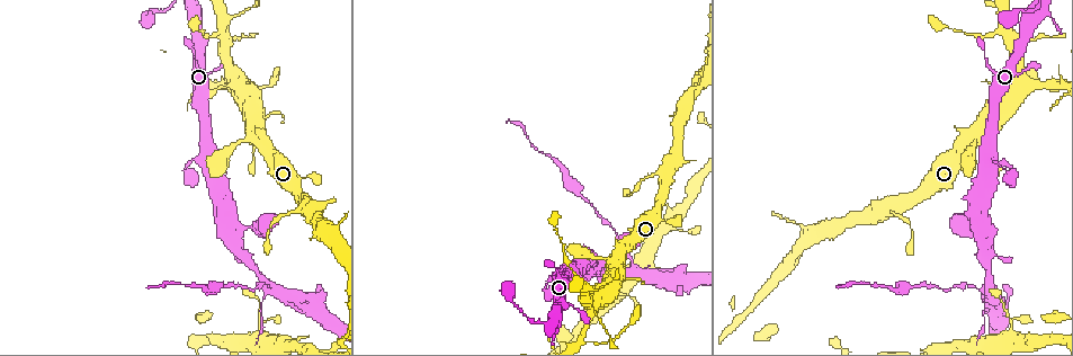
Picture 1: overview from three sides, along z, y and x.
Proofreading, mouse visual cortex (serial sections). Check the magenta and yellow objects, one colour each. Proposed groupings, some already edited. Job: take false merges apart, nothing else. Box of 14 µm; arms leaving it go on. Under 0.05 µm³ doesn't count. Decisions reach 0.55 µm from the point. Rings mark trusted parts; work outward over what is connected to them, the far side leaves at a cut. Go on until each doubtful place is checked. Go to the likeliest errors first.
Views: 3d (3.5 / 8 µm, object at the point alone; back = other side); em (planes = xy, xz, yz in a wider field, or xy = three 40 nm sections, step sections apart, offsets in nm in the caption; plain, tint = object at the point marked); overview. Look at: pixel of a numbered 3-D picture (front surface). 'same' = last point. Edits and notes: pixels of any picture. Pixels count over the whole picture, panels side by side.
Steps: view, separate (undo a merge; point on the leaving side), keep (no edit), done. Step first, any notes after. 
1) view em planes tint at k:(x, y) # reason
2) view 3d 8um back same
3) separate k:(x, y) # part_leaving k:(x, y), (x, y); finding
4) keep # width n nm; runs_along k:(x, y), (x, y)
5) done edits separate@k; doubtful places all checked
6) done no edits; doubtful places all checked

view 3d 3.5um at 1:(988, 291) # a narrow waist

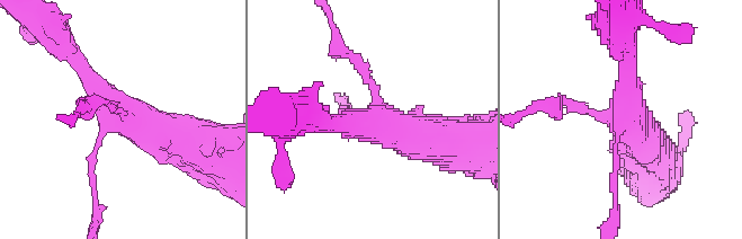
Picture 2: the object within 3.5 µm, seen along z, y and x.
view em xy step 5 plain at 2:(125, 116)

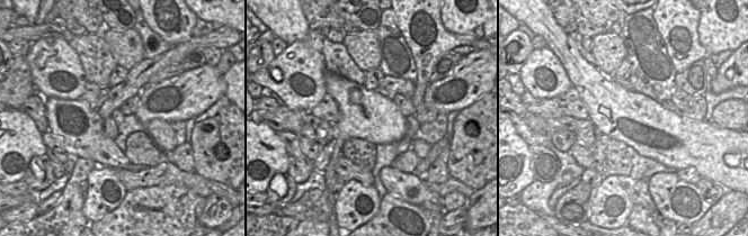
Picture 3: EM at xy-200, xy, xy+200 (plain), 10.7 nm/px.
view em xy step 5 tint same

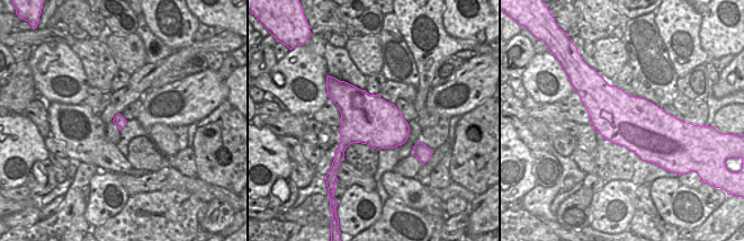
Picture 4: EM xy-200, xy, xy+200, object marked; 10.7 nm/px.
separate 2:(346, 52) # a second cell is stuck on

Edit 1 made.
view overview # redraw

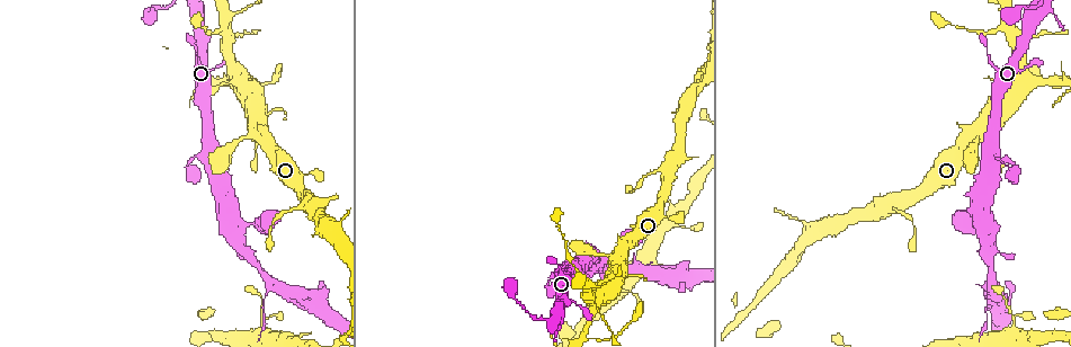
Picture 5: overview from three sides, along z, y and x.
view 3d 3.5um at 5:(1021, 66)

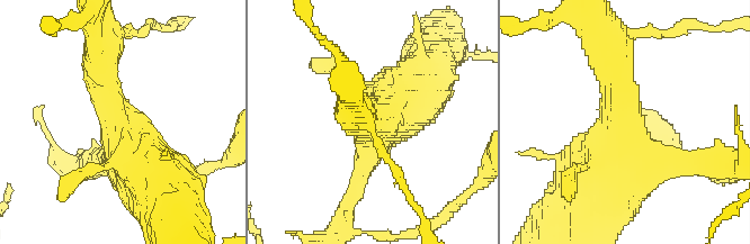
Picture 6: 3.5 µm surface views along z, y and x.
view em xy step 3 tint at 6:(121, 125)

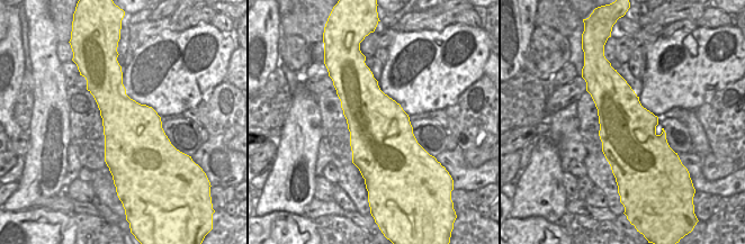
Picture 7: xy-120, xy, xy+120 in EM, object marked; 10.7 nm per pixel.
keep # runs_along 6:(169, 200), (124, 138), (100, 79); one cell here

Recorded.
view 3d 3.5um at 5:(211, 34)

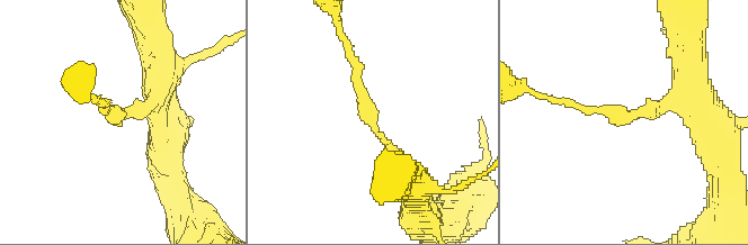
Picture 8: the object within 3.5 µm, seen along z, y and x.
view em xy step 5 tint at 8:(377, 131) # arm_widths 150, 300 nm

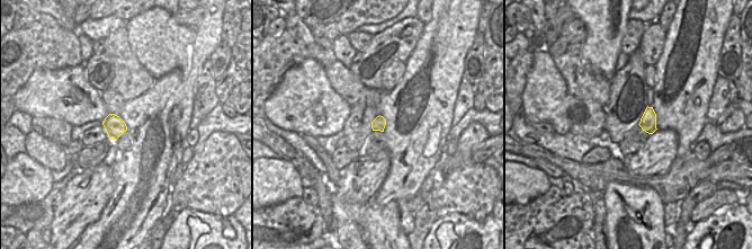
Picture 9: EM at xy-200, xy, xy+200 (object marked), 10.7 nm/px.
keep # runs_along 8:(410, 183), (407, 163), (370, 120), (358, 65); all the same cell

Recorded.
done edits separate@2; doubtful places all checked

